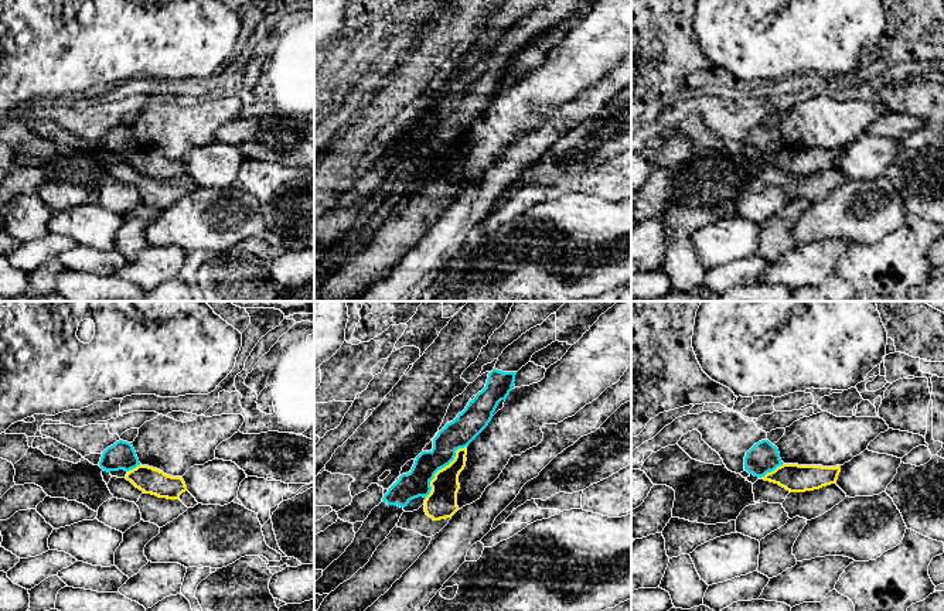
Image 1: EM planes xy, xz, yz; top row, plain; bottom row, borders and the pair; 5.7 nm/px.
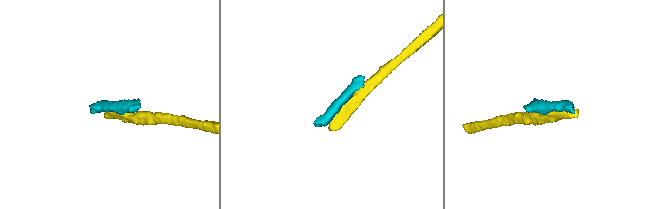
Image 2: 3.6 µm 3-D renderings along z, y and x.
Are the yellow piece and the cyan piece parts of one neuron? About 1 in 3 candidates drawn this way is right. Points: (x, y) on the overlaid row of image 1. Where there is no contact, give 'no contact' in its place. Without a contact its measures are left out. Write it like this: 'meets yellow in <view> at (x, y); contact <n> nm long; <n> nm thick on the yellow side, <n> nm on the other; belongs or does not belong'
meets yellow in xz at (442, 468); contact 380 nm long; 180 nm thick on the yellow side, 160 nm on the other; does not belong

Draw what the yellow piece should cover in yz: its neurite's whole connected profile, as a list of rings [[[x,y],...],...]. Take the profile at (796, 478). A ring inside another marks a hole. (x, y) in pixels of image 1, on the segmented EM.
[[[783,464],[774,471],[767,472],[761,479],[778,484],[790,492],[805,492],[836,484],[841,465],[798,465]]]

